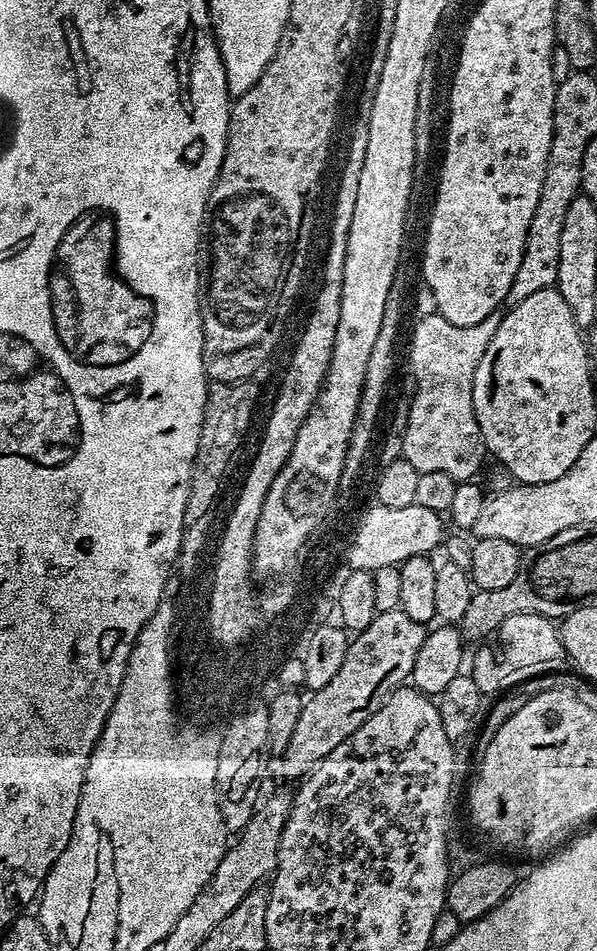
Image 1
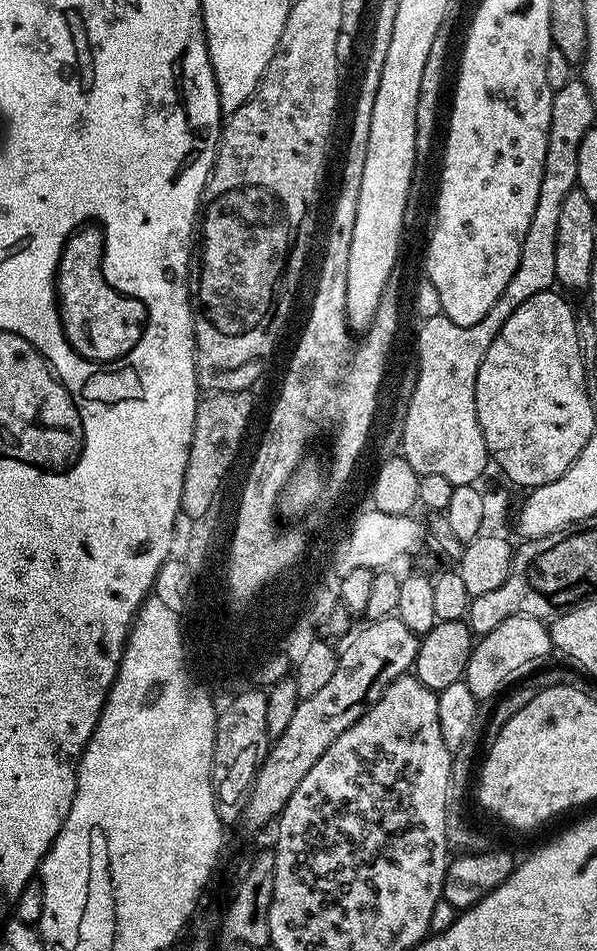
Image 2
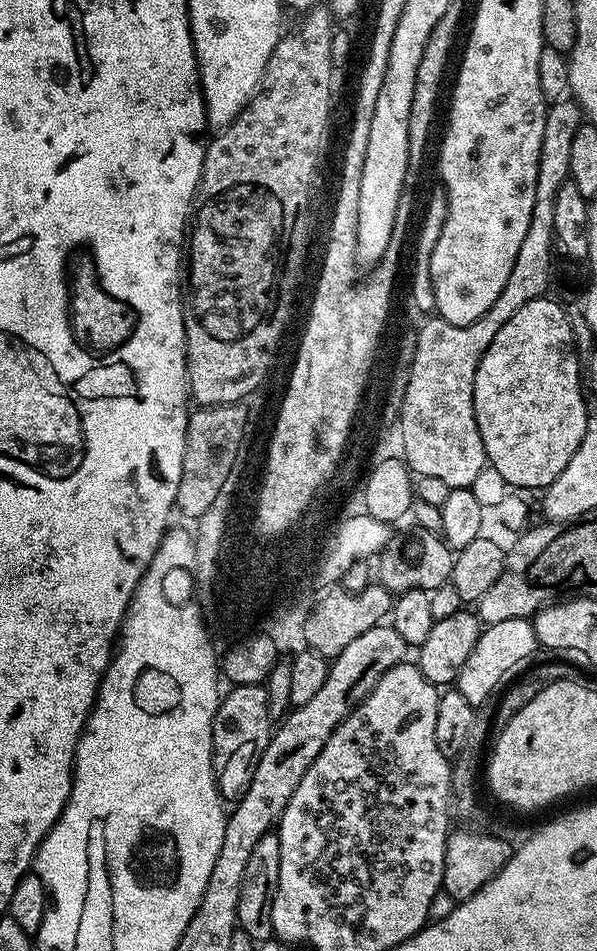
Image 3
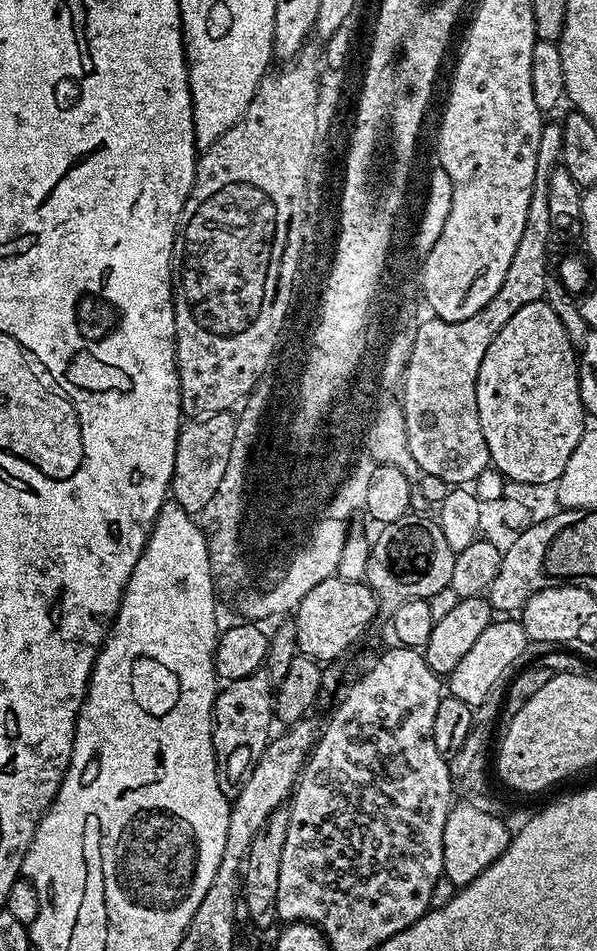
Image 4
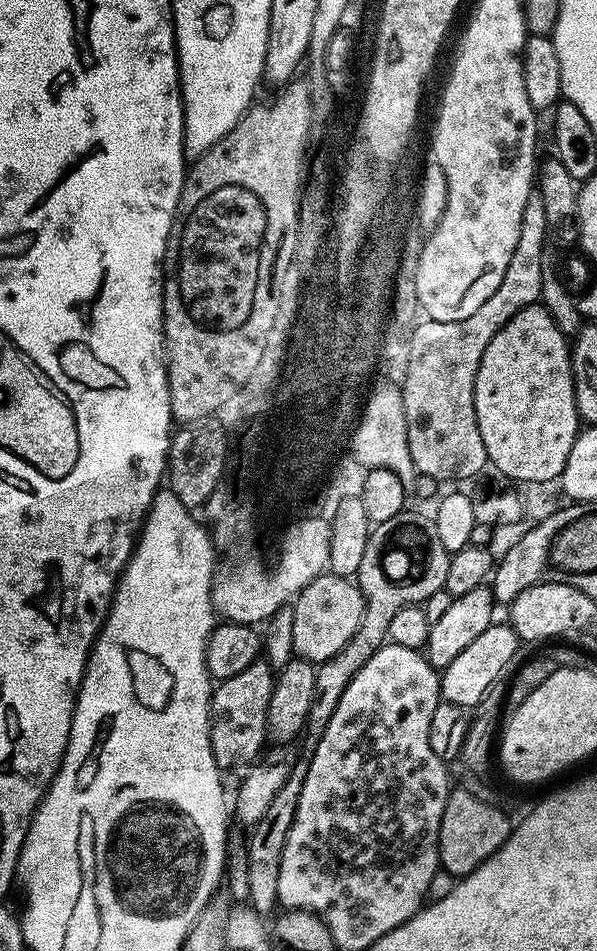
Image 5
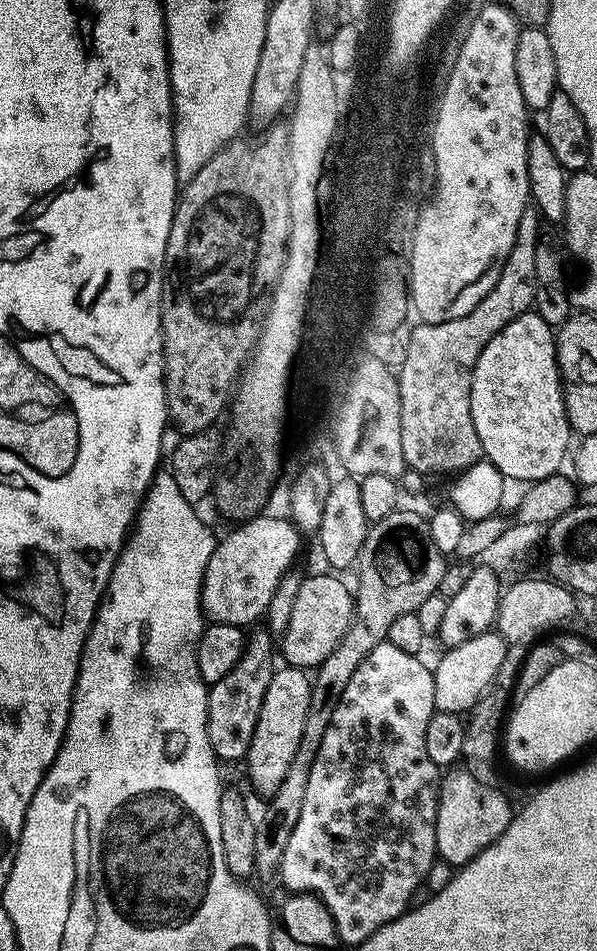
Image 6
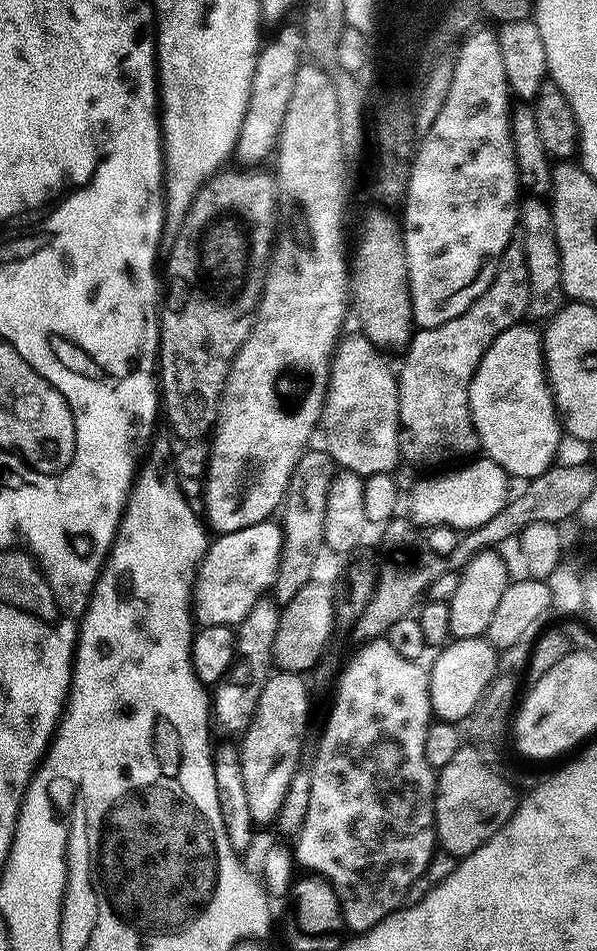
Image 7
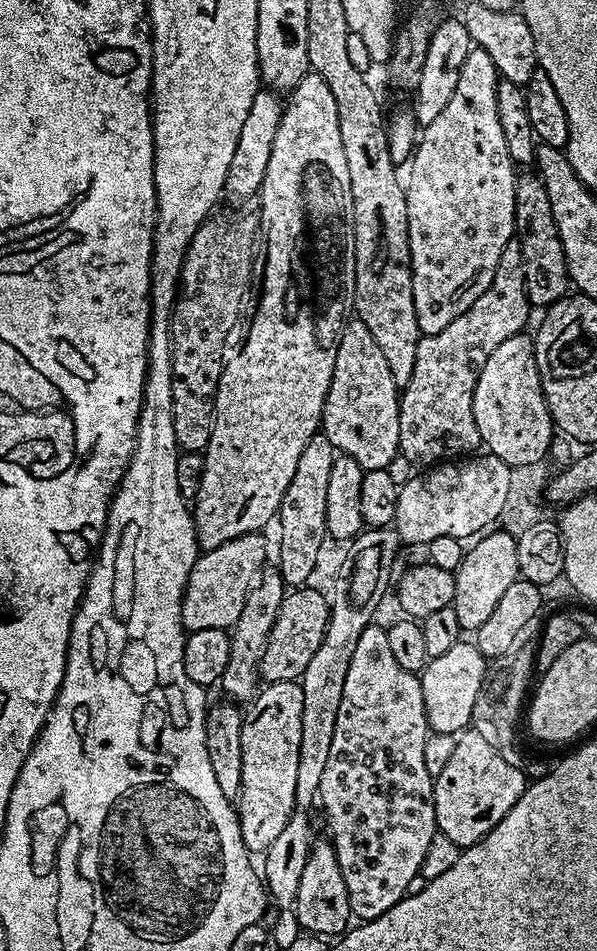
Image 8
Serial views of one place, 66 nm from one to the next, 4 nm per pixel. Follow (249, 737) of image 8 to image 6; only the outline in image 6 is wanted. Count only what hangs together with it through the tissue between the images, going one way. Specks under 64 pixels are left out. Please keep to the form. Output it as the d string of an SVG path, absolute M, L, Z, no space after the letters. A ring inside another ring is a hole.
M280 666L273 671L270 690L266 690L266 698L262 698L258 726L254 726L246 757L248 776L253 786L266 798L279 791L290 762L294 762L294 754L298 754L298 742L302 742L302 726L306 726L311 693L312 680L305 669Z

